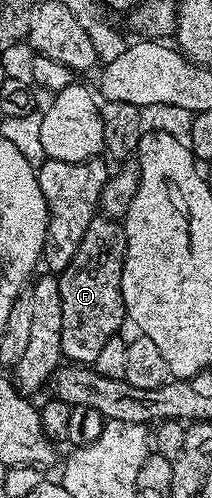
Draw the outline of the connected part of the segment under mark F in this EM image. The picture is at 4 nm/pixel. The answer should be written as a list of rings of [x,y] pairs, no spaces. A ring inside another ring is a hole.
[[[97,216],[90,220],[90,228],[86,228],[86,236],[82,236],[78,252],[74,252],[74,260],[70,260],[68,267],[58,275],[62,292],[62,352],[69,363],[94,364],[106,340],[121,333],[120,325],[125,325],[126,322],[122,300],[122,268],[126,260],[127,247],[128,237],[123,225],[115,218]]]

